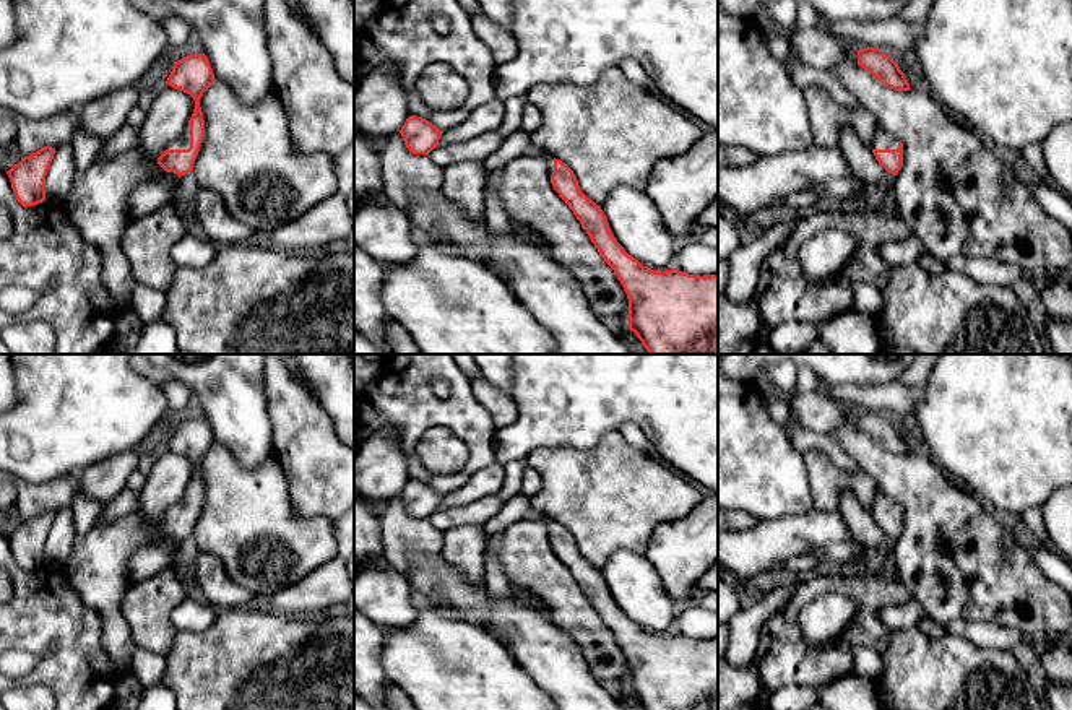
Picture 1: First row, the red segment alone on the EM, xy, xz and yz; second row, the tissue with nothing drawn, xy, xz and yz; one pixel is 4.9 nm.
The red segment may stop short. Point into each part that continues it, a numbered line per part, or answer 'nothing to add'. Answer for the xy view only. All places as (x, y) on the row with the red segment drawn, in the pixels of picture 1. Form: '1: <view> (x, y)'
1: xy (182, 142)

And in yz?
1: yz (882, 140)

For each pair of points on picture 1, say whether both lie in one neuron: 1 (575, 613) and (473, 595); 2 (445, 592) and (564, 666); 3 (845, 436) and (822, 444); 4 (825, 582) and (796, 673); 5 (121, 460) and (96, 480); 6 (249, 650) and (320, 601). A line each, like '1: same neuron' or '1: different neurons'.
1: different neurons
2: same neuron
3: different neurons
4: same neuron
5: same neuron
6: different neurons

